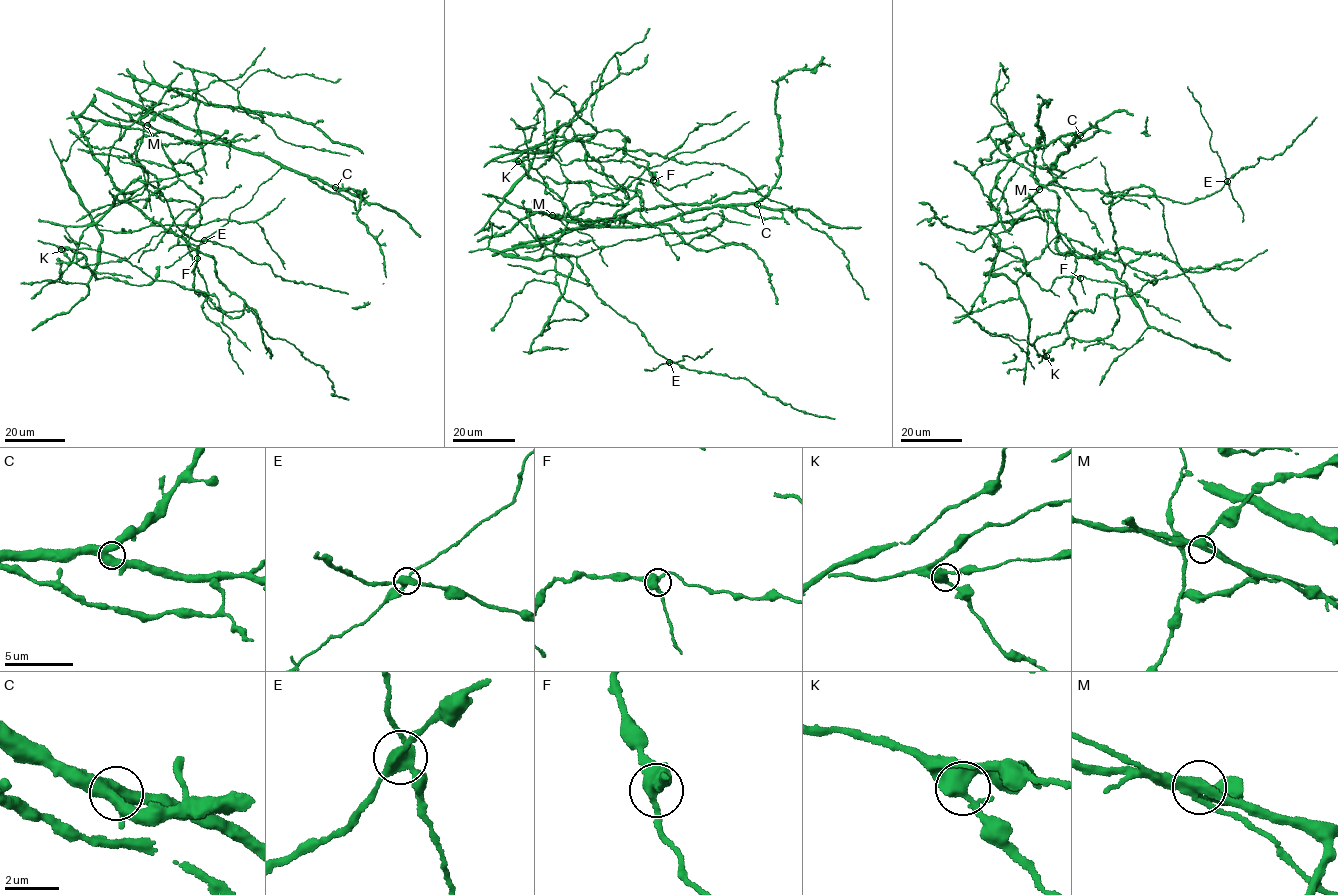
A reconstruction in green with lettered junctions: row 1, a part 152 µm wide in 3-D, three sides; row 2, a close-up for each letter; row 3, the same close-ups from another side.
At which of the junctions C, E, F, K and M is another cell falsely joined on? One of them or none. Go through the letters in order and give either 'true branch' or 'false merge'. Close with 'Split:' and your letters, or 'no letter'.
C: true branch
E: false merge
F: true branch
K: true branch
M: true branch
Split: E

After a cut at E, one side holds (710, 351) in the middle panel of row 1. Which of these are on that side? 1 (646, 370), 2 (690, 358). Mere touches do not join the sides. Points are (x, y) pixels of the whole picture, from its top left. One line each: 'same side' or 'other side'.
1: same side
2: same side

